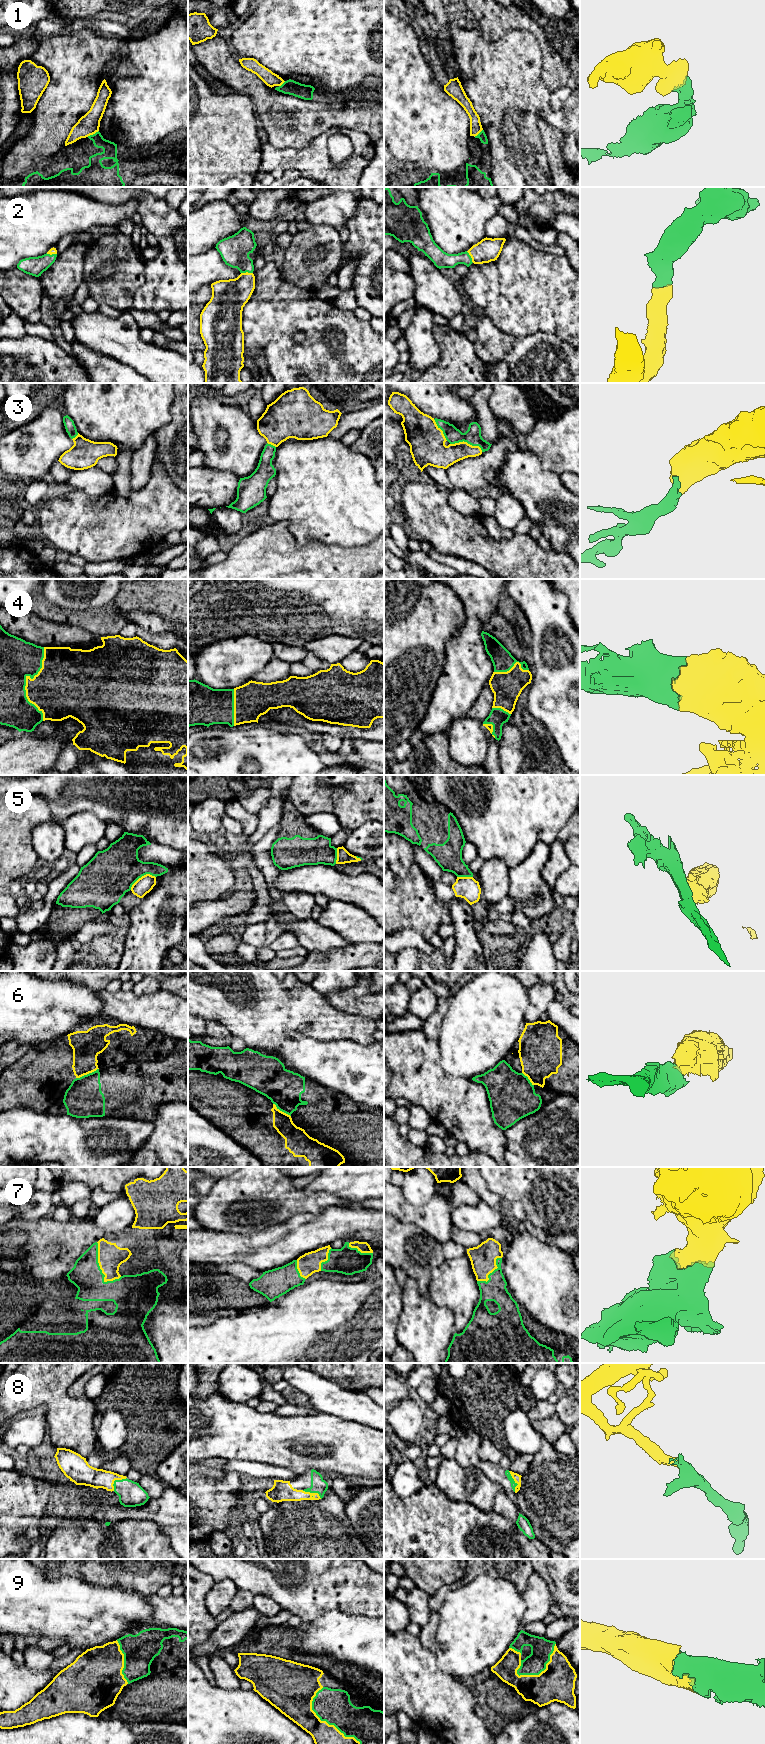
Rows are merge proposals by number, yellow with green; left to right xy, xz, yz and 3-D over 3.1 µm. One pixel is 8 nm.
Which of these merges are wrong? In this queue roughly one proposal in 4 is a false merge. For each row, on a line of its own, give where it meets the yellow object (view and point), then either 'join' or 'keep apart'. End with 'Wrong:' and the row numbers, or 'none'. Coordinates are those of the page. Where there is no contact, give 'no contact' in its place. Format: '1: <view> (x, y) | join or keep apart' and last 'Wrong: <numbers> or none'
1: xy (92, 134) | keep apart
2: xz (246, 272) | join
3: yz (466, 442) | join
4: xy (26, 681) | join
5: xy (142, 876) | keep apart
6: xy (87, 1073) | keep apart
7: xy (100, 1268) | join
8: xy (115, 1479) | join
9: xz (325, 1721) | join
Wrong: 1, 5, 6

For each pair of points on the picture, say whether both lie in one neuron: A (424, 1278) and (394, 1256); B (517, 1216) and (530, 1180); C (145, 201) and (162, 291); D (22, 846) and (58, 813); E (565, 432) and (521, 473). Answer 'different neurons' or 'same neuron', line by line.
A: same neuron
B: different neurons
C: same neuron
D: different neurons
E: different neurons

